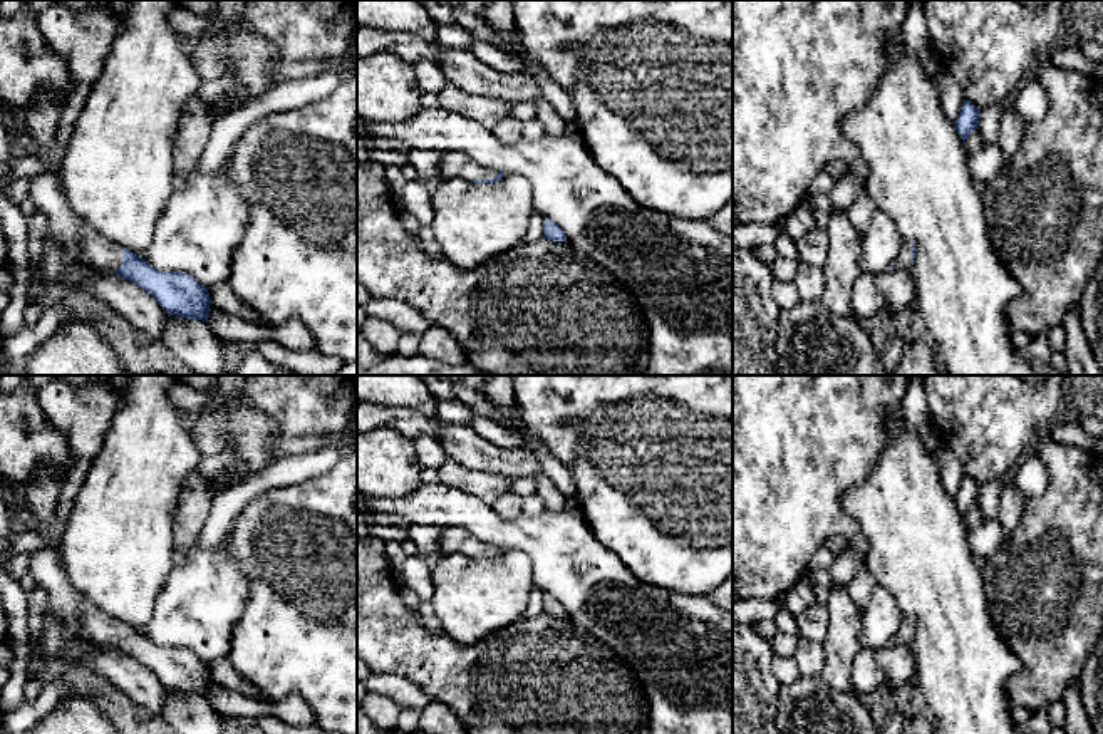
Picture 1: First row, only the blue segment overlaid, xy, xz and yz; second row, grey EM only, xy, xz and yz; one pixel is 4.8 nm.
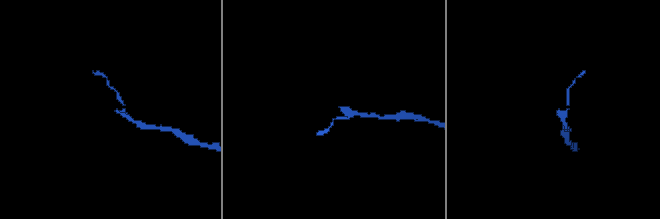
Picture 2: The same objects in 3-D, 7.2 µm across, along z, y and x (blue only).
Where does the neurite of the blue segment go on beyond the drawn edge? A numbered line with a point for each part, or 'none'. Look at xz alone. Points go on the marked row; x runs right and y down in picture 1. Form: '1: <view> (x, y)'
1: xz (451, 165)

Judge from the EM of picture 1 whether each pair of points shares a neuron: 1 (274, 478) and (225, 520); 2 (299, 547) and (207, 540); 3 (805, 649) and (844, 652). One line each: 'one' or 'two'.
1: one
2: two
3: two

